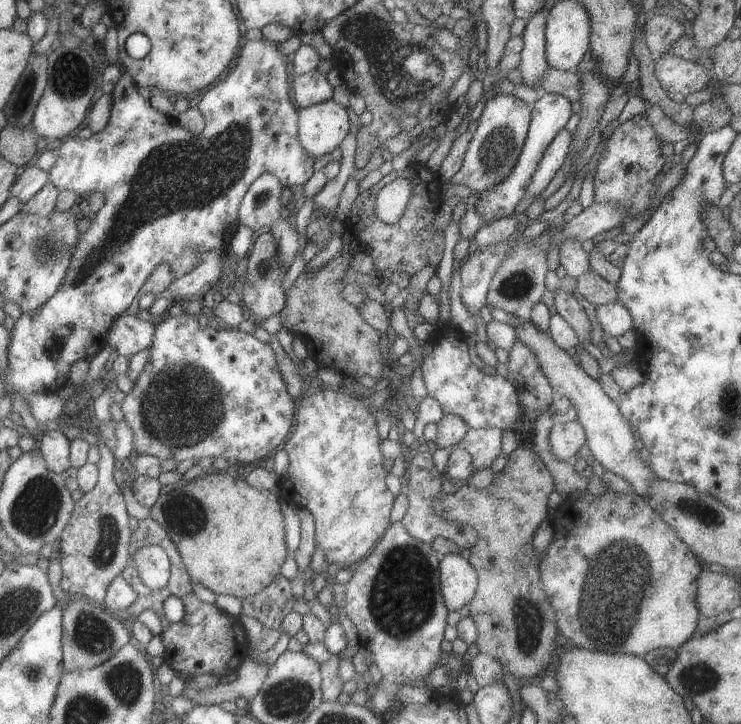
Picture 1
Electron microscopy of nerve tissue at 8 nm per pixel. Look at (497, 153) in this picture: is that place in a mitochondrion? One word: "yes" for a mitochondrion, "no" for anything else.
yes

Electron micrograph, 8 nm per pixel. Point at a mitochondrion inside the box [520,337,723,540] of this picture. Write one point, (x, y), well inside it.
(700, 510)

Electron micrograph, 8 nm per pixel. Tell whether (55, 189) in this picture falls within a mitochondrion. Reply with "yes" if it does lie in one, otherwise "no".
no

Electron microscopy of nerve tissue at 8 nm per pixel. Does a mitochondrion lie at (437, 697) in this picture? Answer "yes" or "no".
no

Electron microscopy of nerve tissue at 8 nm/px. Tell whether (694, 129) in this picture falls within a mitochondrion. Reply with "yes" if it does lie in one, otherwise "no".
no

